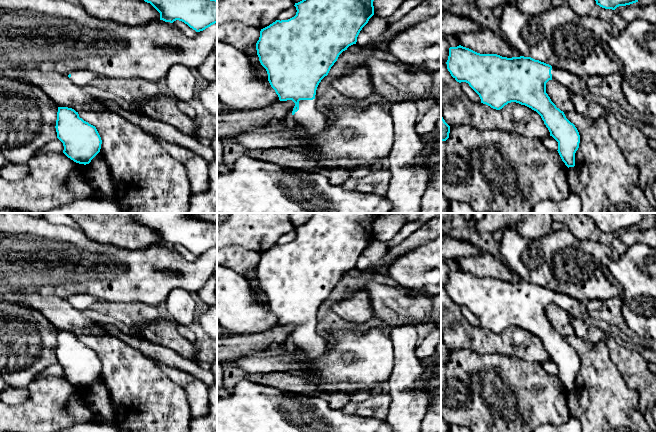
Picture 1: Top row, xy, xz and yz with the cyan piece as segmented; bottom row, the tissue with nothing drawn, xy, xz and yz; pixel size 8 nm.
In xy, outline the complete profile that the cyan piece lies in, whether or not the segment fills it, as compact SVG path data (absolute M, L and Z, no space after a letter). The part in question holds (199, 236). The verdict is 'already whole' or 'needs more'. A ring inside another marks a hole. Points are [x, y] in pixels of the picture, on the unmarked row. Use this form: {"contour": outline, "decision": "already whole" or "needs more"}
{"contour": "M136 213L134 219L150 227L159 237L160 244L173 247L182 245L196 256L217 247L217 224L192 218L187 213Z", "decision": "already whole"}

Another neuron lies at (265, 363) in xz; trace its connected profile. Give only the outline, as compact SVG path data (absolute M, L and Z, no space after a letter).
M256 355L239 359L232 365L248 373L307 372L302 359L296 360L288 355Z

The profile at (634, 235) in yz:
M633 227L620 232L619 235L621 241L628 247L636 243L642 243L644 245L656 248L656 228L651 227L648 229L640 229L639 227Z

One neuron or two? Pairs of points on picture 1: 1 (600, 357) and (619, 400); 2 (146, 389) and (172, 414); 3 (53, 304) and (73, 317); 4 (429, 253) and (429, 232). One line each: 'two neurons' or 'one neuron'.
1: one neuron
2: one neuron
3: one neuron
4: two neurons

